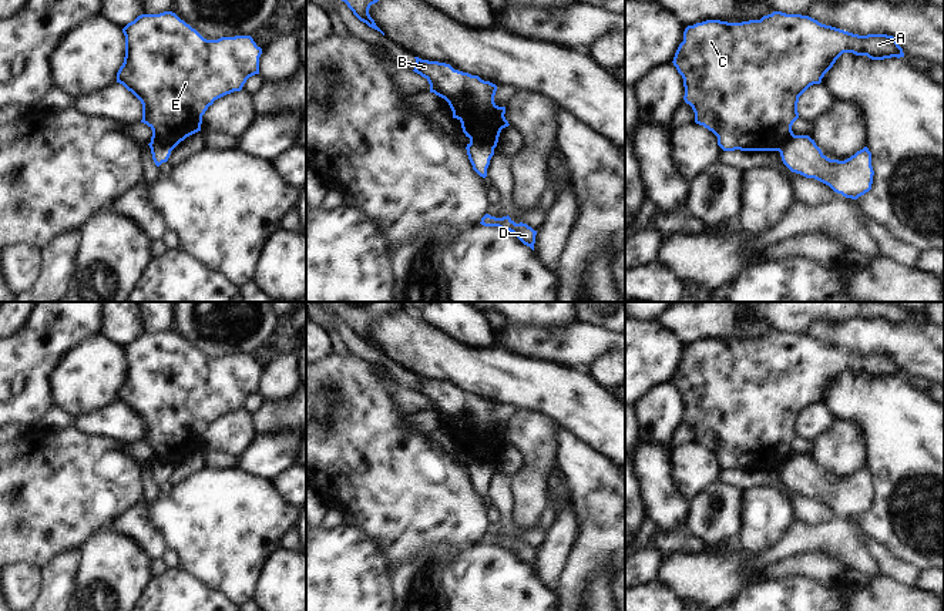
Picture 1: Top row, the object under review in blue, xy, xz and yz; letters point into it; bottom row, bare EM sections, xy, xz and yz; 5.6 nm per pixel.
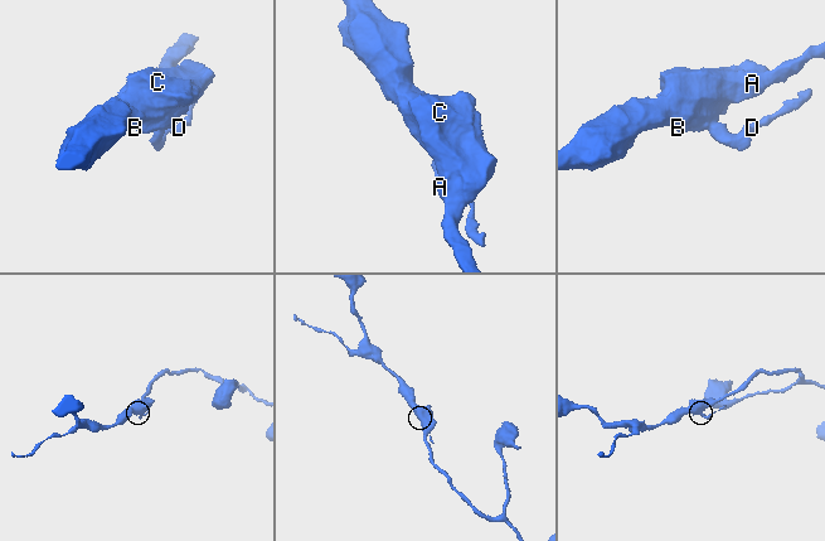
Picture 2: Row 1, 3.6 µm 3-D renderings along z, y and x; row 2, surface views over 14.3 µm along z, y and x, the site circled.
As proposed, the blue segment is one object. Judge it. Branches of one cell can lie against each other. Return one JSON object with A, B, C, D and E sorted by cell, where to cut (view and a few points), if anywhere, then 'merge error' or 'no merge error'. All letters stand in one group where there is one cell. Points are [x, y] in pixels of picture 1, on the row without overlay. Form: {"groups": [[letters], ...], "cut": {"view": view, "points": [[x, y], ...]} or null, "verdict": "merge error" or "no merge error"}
{"groups": [["A", "B", "C", "E"], ["D"]], "cut": {"view": "xz", "points": [[470, 460], [489, 463], [493, 467]]}, "verdict": "merge error"}

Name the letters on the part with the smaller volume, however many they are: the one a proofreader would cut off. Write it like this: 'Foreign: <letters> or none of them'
Foreign: D

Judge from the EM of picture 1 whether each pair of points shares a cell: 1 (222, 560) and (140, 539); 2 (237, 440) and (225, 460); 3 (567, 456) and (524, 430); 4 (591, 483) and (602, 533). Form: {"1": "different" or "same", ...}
{"1": "different", "2": "different", "3": "different", "4": "same"}

